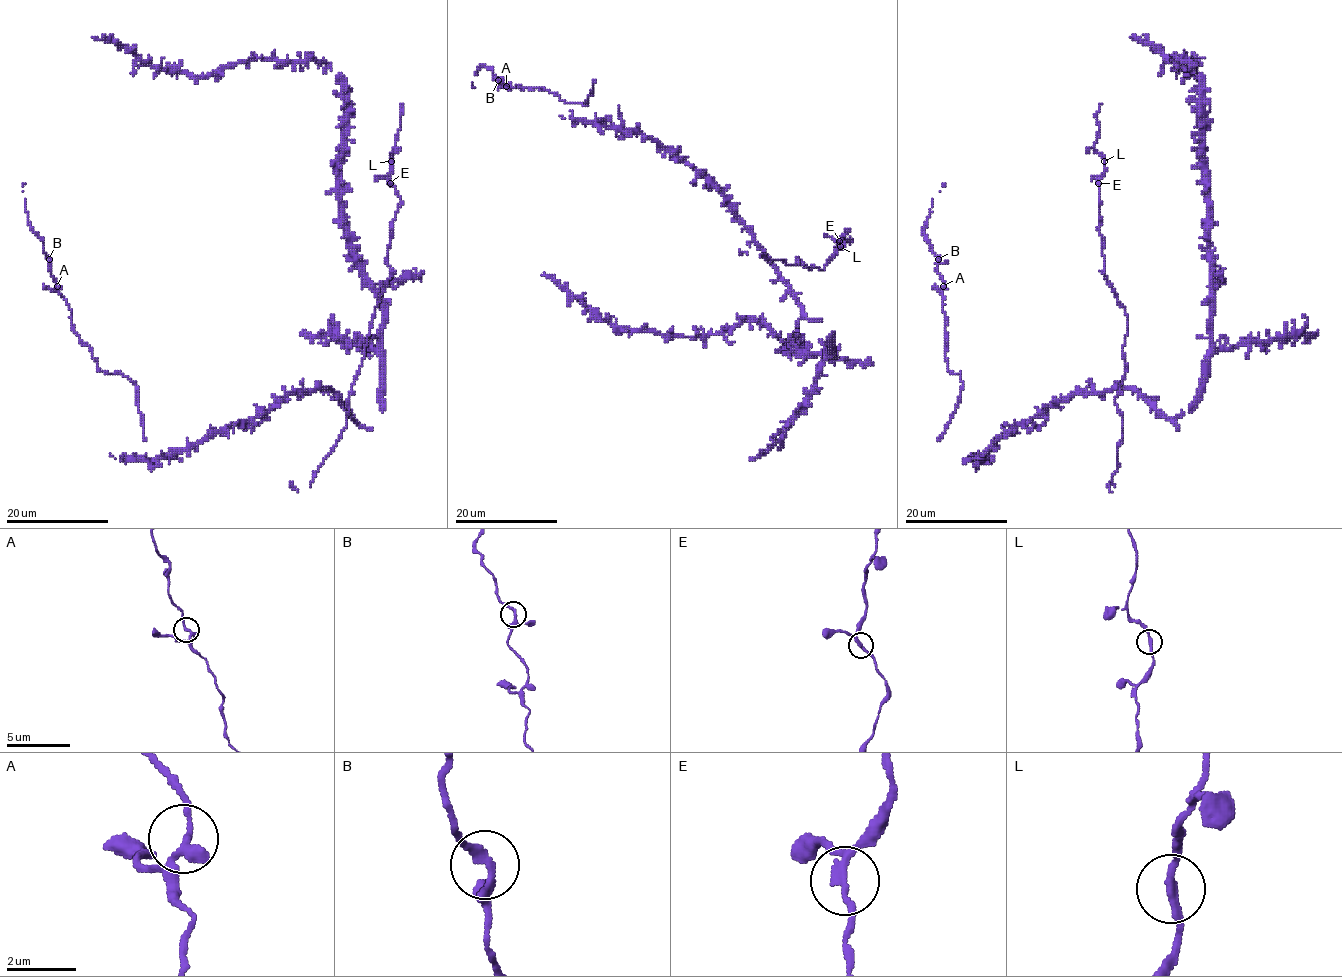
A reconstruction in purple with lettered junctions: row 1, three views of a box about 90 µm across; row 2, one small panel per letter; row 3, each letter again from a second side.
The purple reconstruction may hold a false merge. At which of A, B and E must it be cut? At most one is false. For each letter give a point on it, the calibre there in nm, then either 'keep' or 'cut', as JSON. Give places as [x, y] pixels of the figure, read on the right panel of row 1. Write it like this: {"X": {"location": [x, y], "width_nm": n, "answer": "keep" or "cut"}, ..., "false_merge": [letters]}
{"A": {"location": [943, 286], "width_nm": 200, "answer": "keep"}, "B": {"location": [938, 259], "width_nm": 190, "answer": "keep"}, "E": {"location": [1098, 183], "width_nm": 180, "answer": "keep"}, "false_merge": []}

